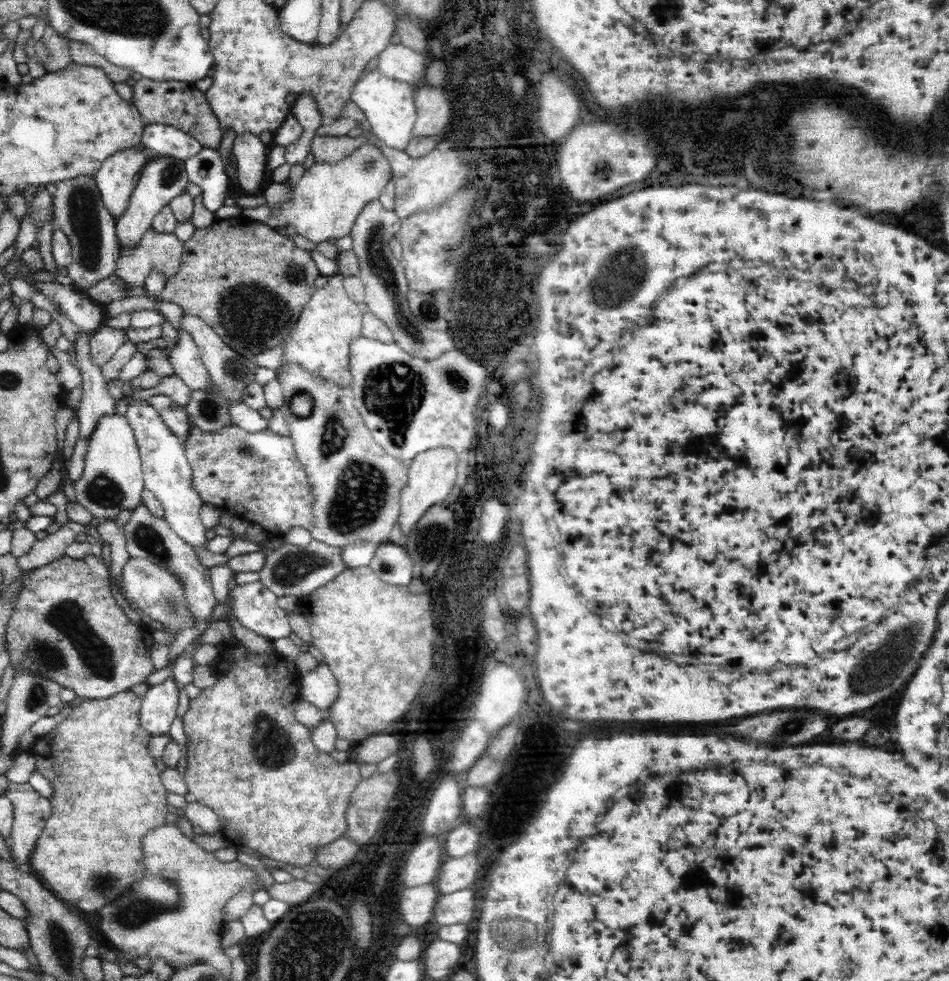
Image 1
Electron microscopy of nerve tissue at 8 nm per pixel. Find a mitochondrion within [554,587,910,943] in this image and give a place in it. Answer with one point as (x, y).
(789, 728)

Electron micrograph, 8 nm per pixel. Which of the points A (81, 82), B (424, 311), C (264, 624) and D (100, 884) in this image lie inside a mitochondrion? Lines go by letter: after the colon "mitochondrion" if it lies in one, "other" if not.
A: other
B: mitochondrion
C: other
D: mitochondrion

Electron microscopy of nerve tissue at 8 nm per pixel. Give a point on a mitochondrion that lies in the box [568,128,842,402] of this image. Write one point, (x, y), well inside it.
(625, 273)

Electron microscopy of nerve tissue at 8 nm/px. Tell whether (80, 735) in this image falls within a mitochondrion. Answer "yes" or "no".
no

